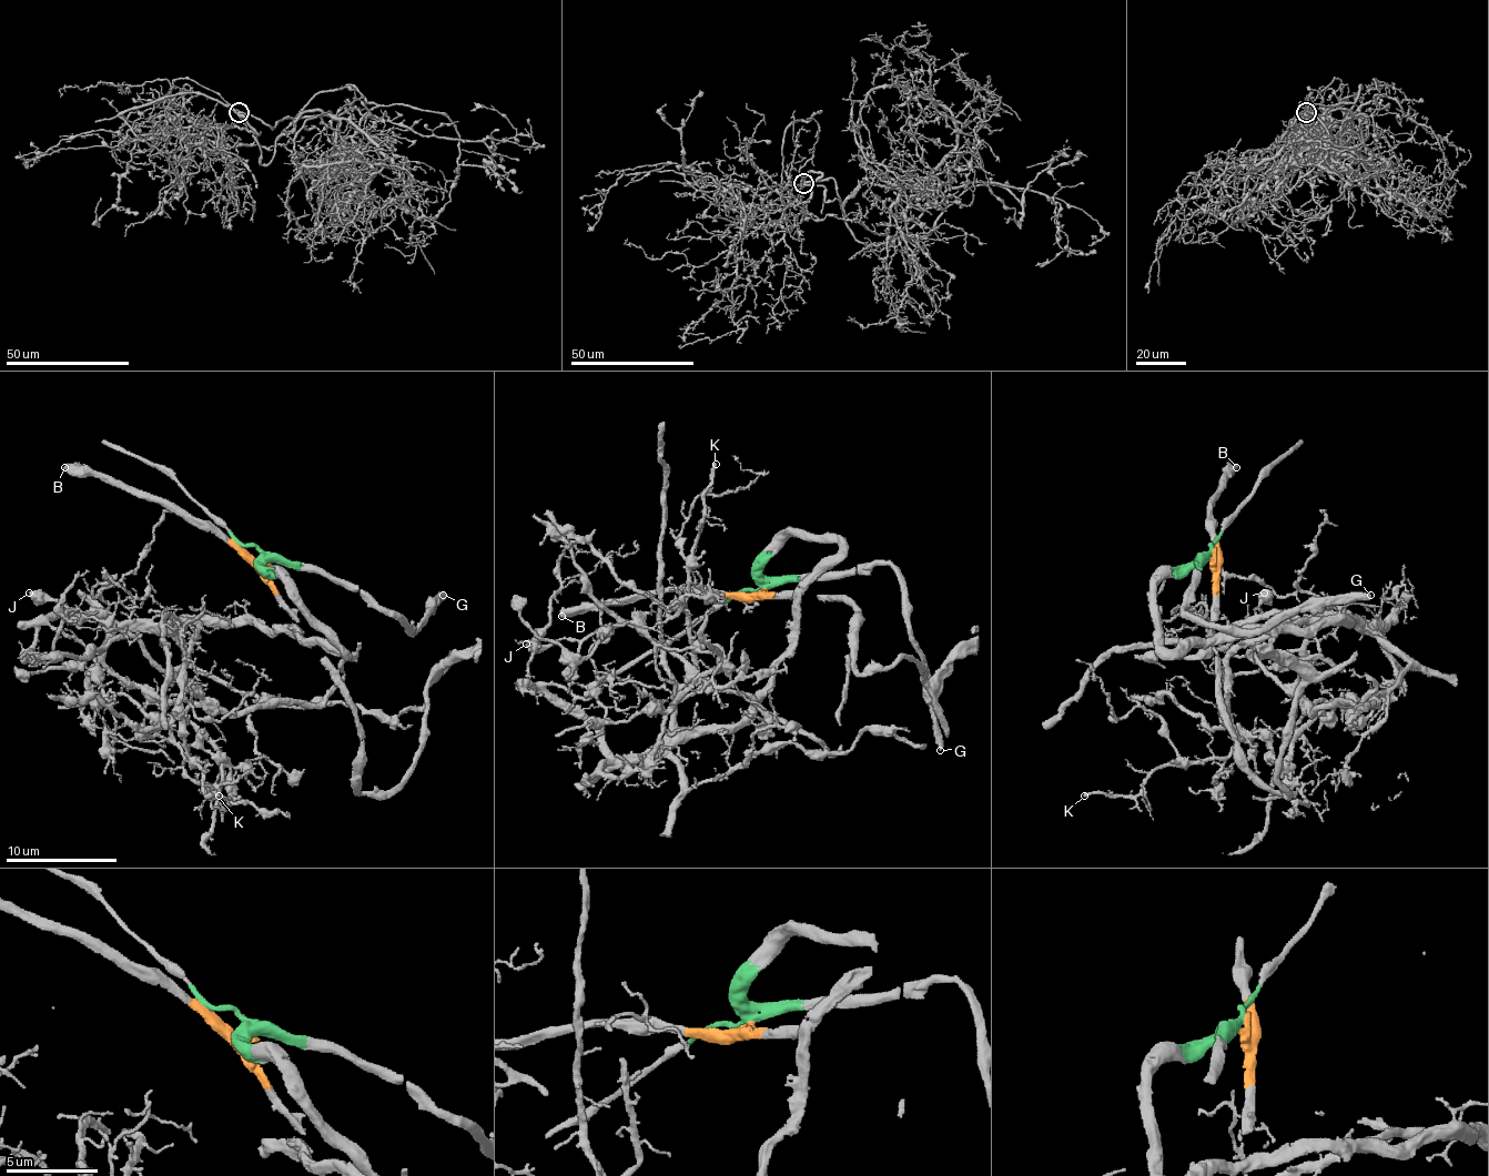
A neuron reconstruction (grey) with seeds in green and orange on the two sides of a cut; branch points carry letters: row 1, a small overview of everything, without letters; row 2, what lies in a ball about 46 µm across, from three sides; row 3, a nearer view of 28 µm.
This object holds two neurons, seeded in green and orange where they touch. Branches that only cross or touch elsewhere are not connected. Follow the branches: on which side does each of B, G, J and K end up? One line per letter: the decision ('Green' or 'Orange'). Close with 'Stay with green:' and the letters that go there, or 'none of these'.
B: Orange
G: Green
J: Green
K: Green
Stay with green: G, J, K

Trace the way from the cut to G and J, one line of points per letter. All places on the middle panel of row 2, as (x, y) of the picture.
G: (759, 589), (796, 578), (854, 575), (877, 564), (888, 564), (895, 573), (910, 639), (923, 665), (941, 750)
J: (759, 589), (787, 536), (840, 547), (773, 687), (634, 756), (528, 678), (534, 645), (603, 628), (525, 645)

